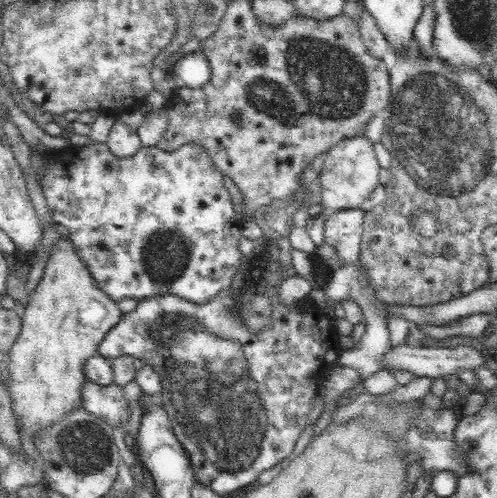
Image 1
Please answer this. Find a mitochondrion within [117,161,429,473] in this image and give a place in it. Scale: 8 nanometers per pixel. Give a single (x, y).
(166, 252)

